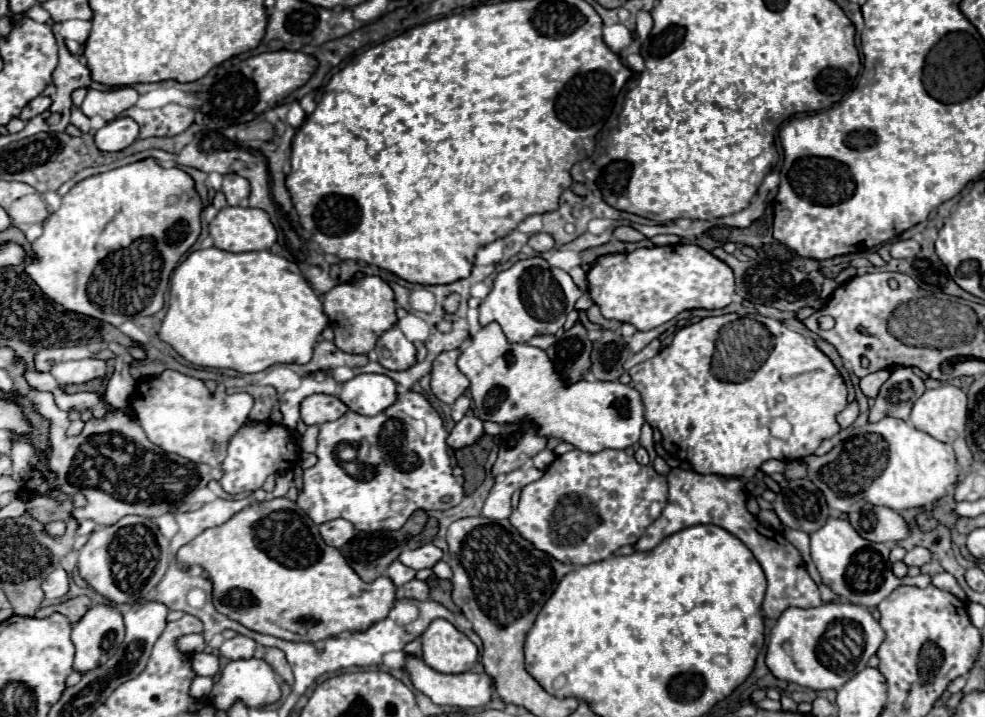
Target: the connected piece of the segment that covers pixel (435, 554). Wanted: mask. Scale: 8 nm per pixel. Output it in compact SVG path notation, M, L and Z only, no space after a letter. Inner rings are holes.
M425 544L415 550L405 550L399 560L405 566L411 566L413 570L423 570L423 568L433 568L439 560L443 558L443 550L437 548L435 544Z

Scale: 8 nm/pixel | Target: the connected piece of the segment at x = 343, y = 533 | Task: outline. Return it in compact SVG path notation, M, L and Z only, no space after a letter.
M335 518L331 522L323 522L319 526L319 532L323 536L323 540L329 544L329 546L335 546L335 548L341 548L345 542L349 542L353 538L353 524L343 520L343 518Z

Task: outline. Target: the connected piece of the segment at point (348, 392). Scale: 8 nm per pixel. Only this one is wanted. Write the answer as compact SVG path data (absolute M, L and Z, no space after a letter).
M359 374L341 384L339 398L349 410L363 416L375 416L397 400L397 384L385 374Z

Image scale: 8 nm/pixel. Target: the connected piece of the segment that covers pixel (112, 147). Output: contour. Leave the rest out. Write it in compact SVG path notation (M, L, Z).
M121 116L107 122L101 130L95 132L95 144L103 152L117 152L127 148L139 138L139 126L133 118Z

